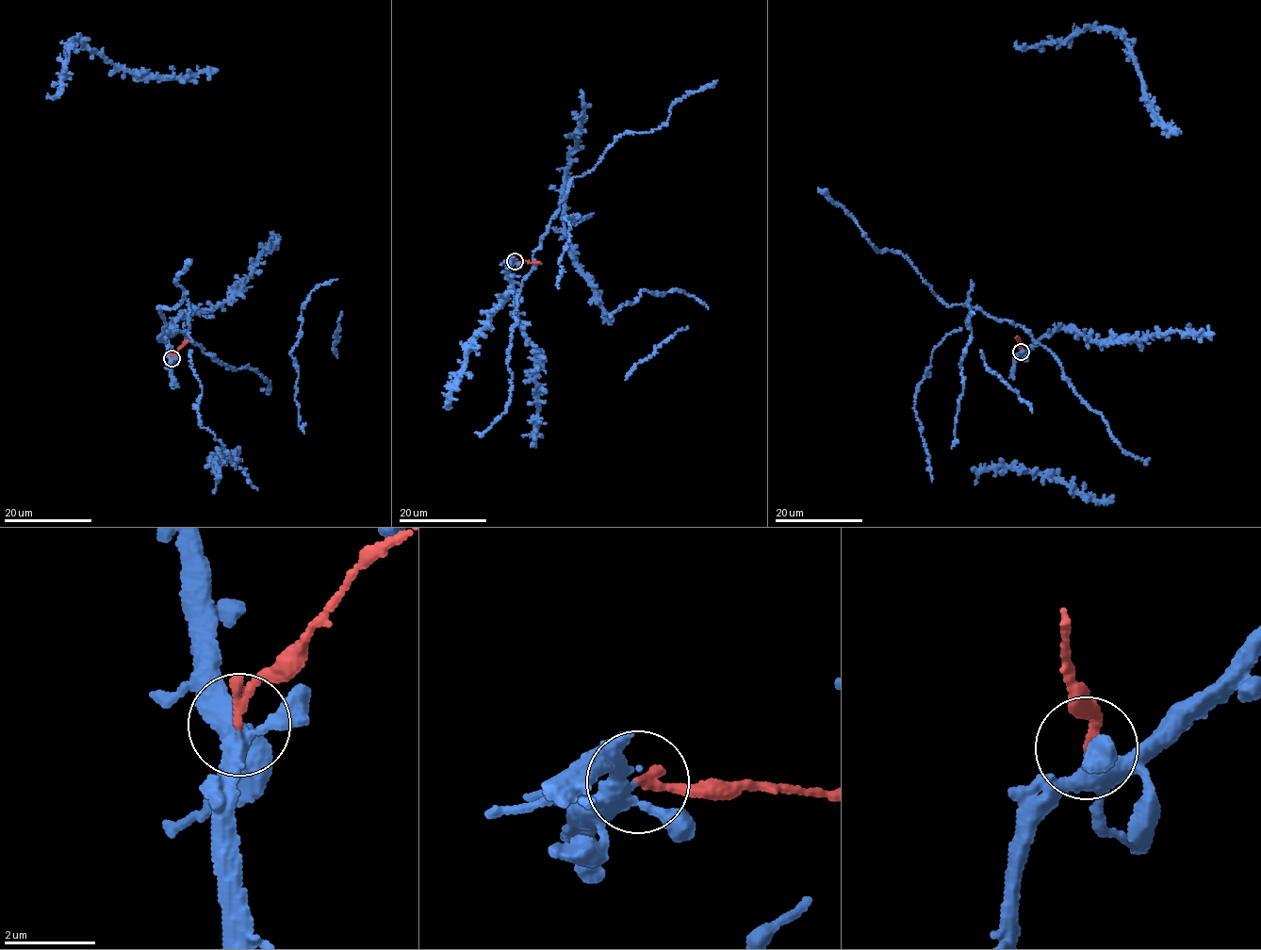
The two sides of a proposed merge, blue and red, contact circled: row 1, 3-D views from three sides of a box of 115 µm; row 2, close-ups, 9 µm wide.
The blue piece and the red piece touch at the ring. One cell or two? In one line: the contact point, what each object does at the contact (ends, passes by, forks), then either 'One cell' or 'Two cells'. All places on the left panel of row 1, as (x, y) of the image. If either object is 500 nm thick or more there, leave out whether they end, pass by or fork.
Place: (171, 358). At the ring blue forks. At the ring red ends. Two cells

